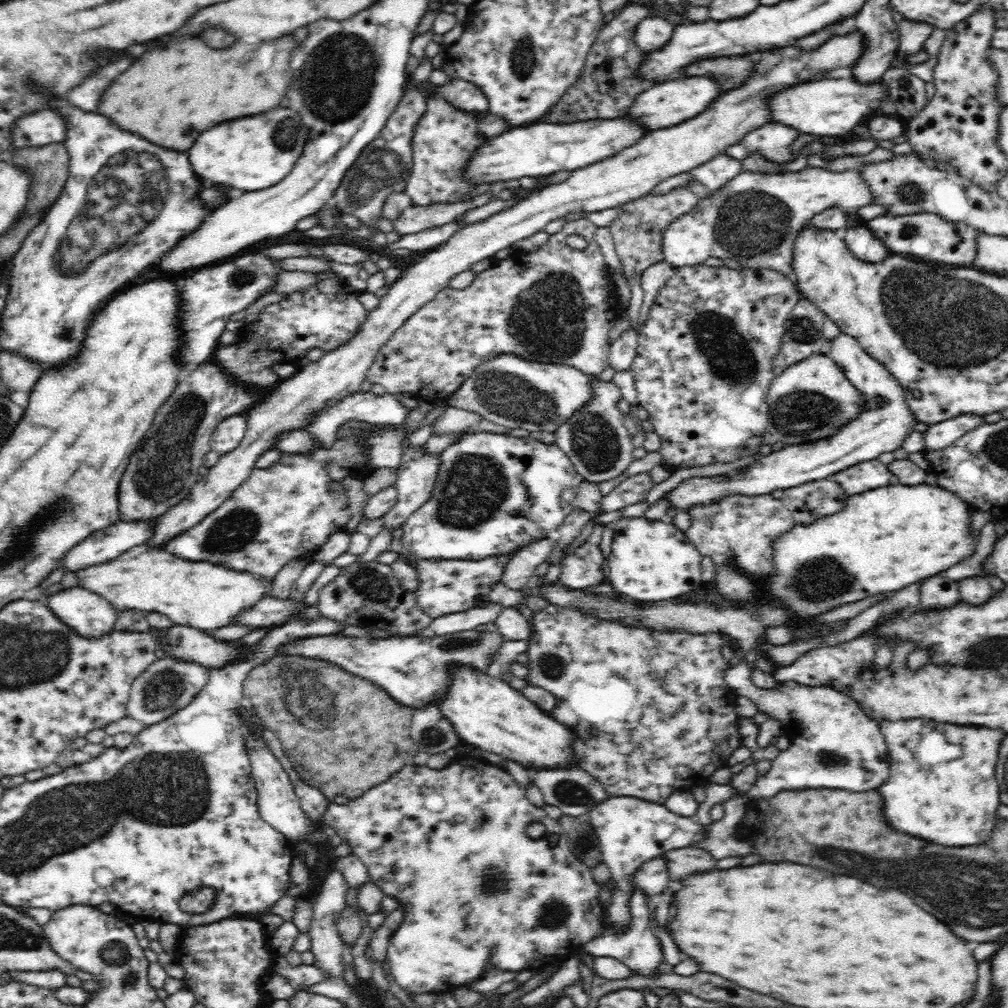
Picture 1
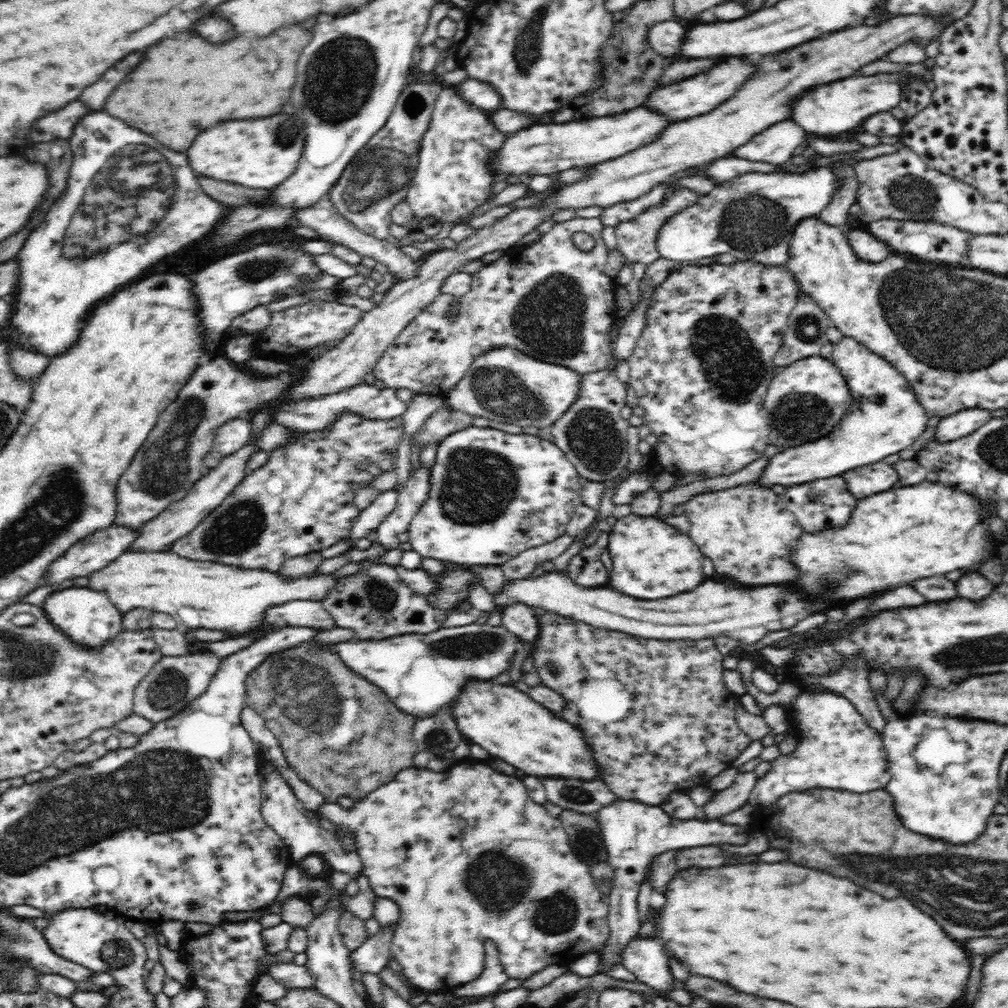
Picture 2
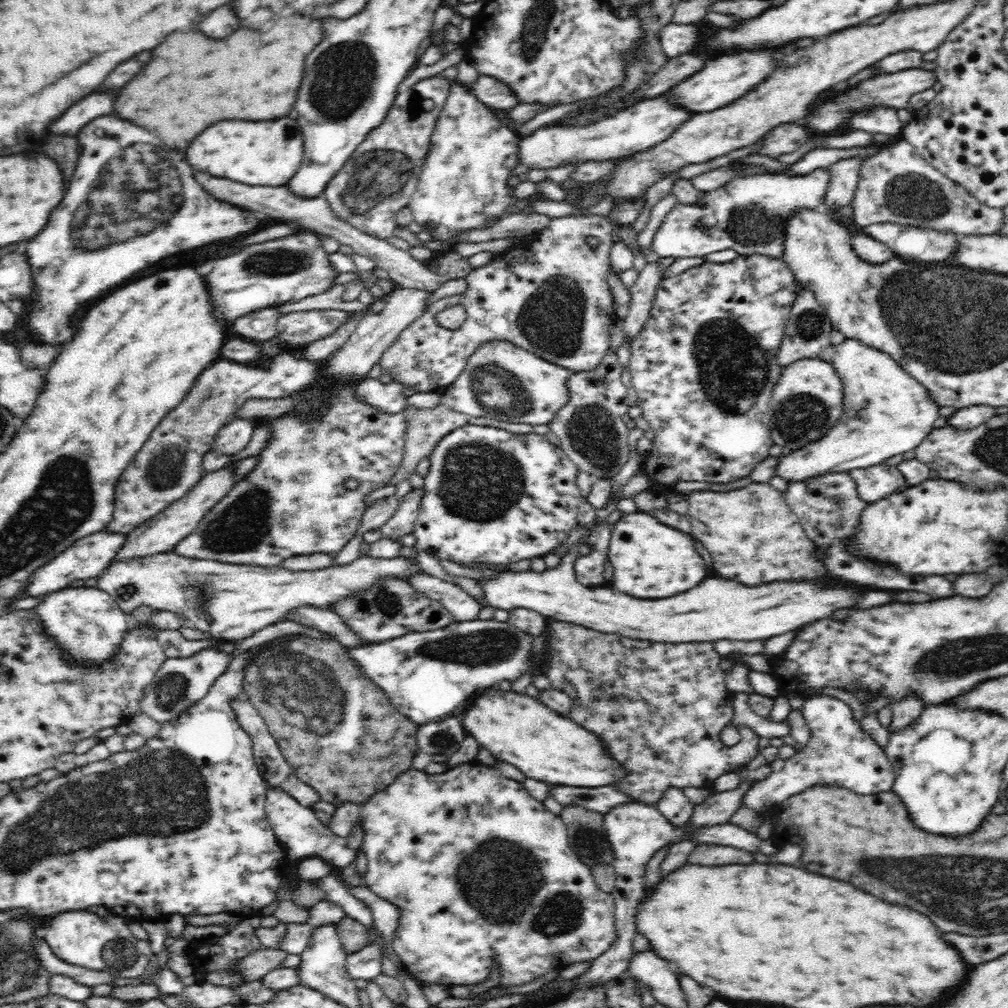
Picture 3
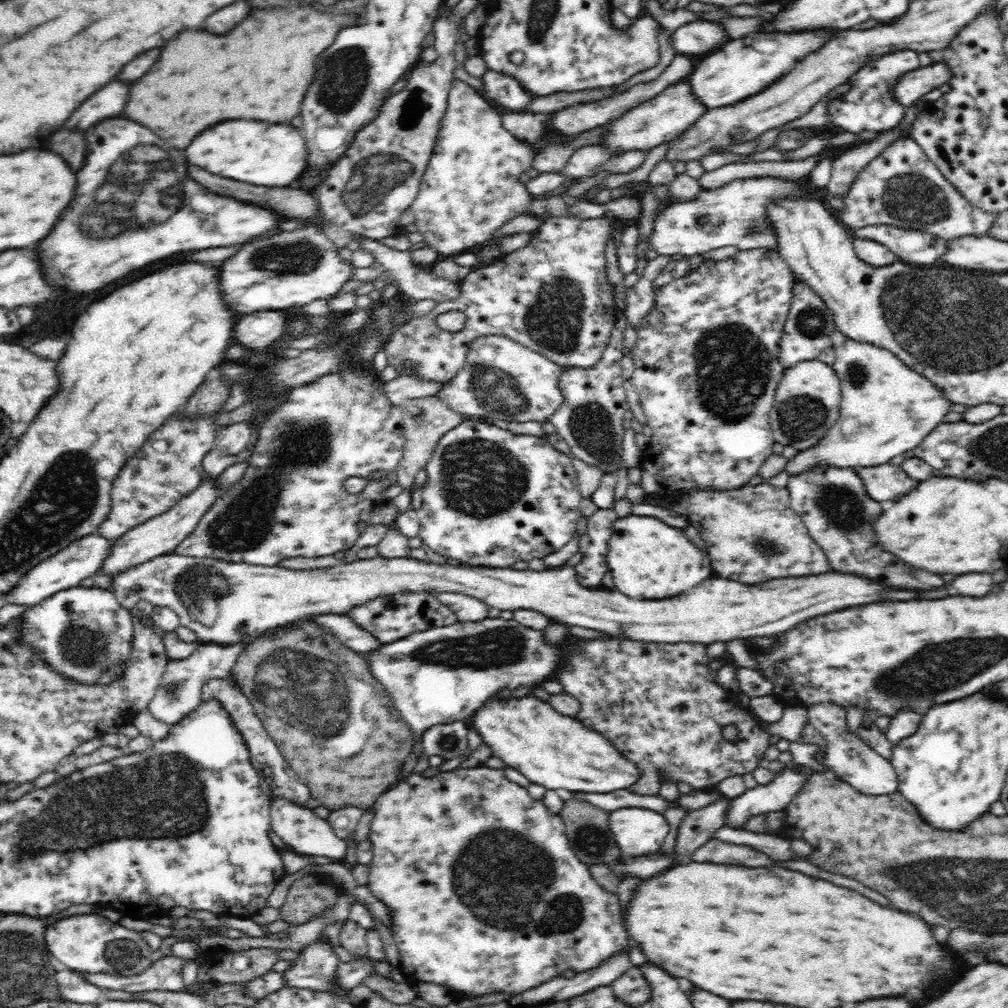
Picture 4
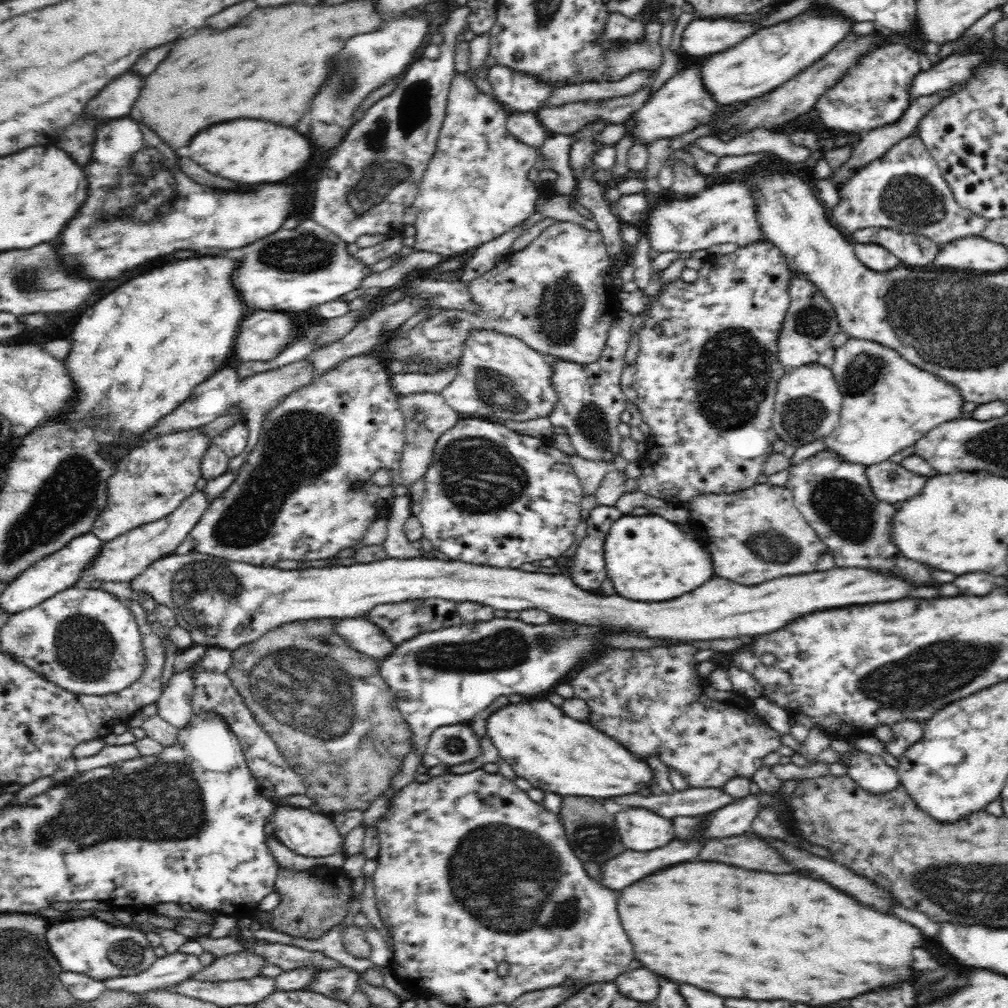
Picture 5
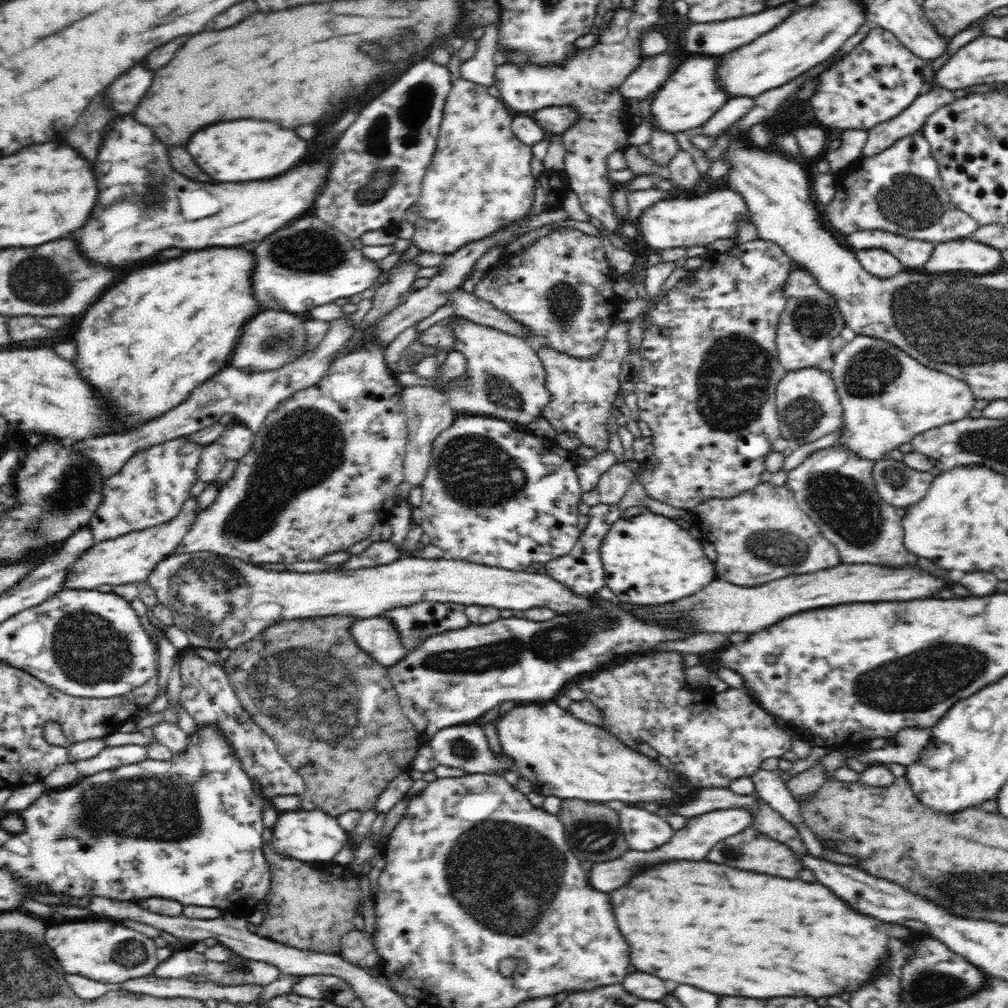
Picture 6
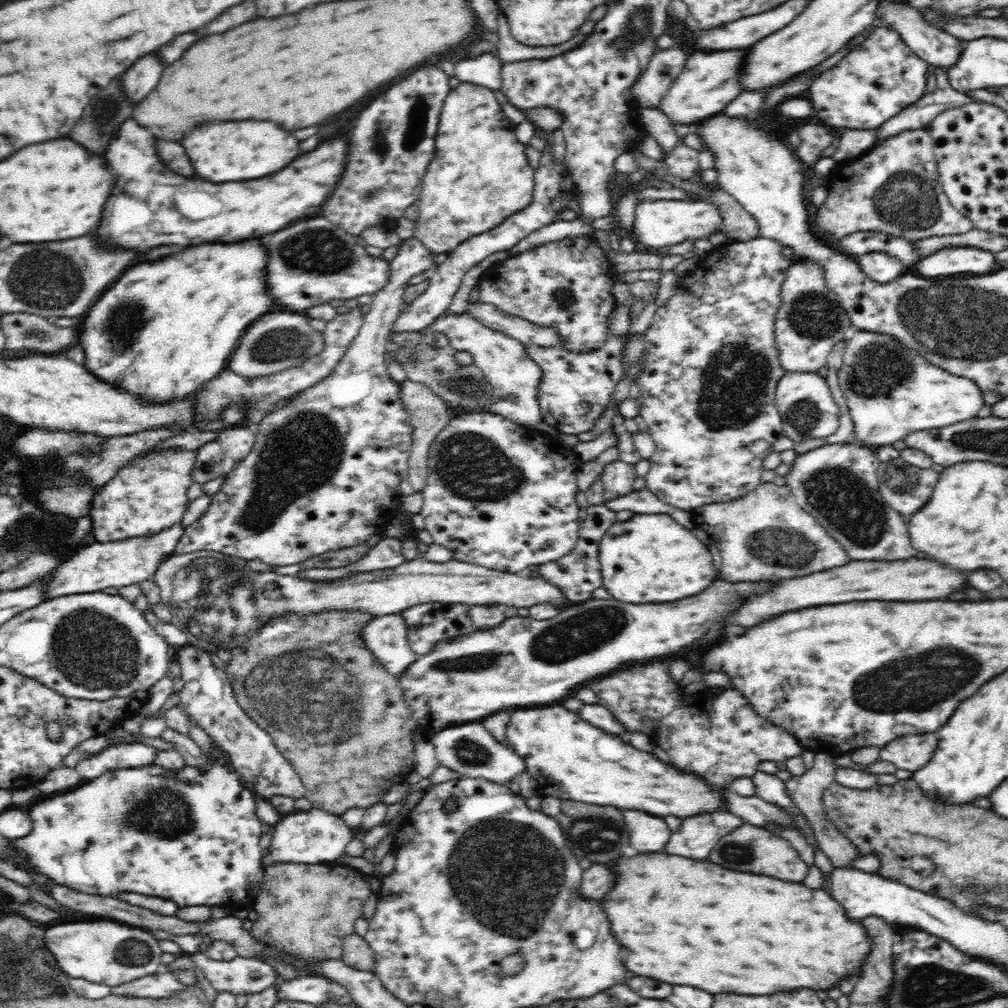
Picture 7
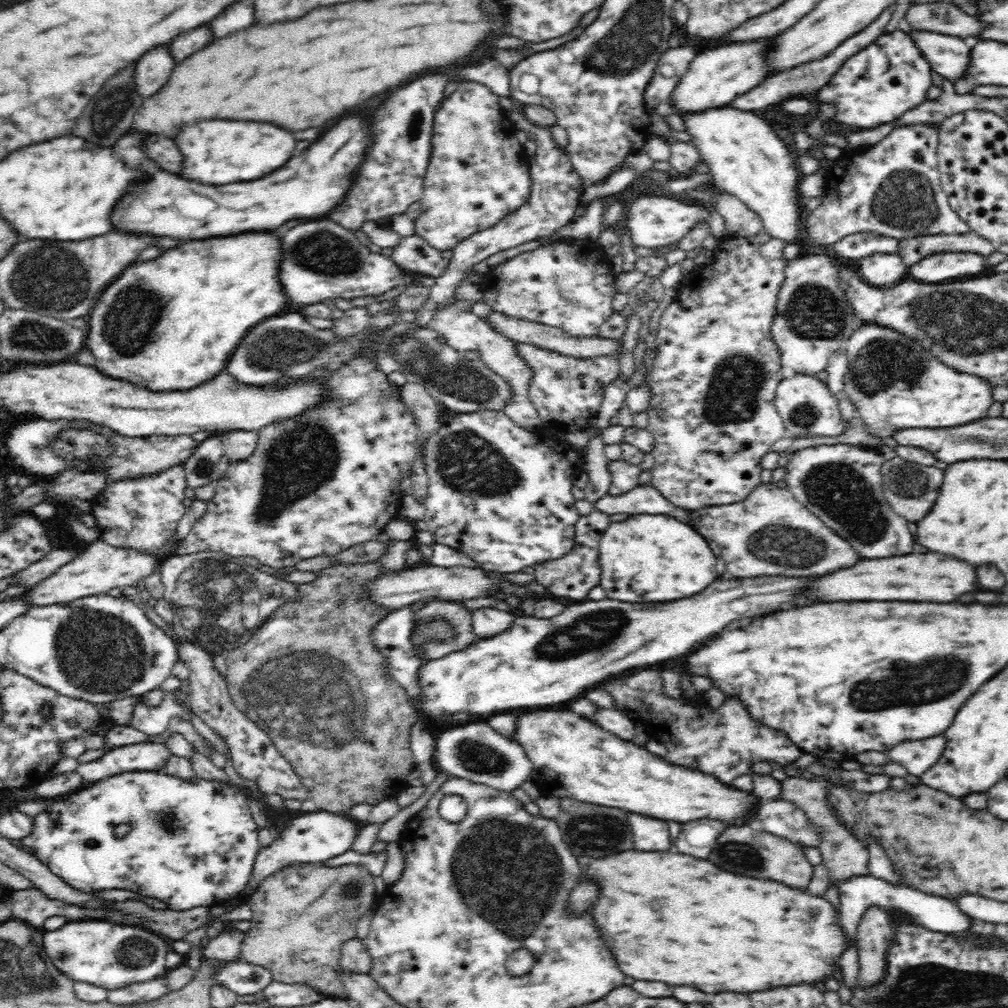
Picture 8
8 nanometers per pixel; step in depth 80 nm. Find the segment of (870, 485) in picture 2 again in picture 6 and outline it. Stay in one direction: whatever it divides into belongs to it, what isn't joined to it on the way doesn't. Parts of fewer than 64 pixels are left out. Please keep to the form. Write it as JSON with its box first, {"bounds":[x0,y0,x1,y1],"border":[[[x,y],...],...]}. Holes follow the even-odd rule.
{"bounds":[873,459,935,509],"border":[[[880,459],[873,468],[877,493],[889,505],[907,509],[920,502],[935,479],[929,471],[920,472],[902,460]]]}

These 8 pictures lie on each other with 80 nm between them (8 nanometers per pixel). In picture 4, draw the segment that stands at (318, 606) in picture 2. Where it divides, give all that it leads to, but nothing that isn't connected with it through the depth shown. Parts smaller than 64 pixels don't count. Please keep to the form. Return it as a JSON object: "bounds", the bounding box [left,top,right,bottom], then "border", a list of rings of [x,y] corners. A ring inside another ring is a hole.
{"bounds":[310,614,386,654],"border":[[[325,614],[310,618],[310,620],[317,622],[320,627],[330,632],[347,648],[360,654],[372,654],[372,652],[386,646],[378,641],[372,635],[372,632],[368,632],[368,630],[362,629],[360,625],[356,625],[349,615]]]}

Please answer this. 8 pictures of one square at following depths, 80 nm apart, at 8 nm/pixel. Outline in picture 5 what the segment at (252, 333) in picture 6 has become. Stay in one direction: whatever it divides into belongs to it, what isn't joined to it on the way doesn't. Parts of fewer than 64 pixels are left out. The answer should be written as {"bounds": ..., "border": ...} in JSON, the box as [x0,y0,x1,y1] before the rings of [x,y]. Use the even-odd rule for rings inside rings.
{"bounds":[232,311,300,366],"border":[[[253,311],[240,323],[239,333],[234,342],[232,358],[238,366],[243,362],[257,361],[270,362],[279,356],[286,348],[300,340],[300,334],[288,313],[280,311]]]}

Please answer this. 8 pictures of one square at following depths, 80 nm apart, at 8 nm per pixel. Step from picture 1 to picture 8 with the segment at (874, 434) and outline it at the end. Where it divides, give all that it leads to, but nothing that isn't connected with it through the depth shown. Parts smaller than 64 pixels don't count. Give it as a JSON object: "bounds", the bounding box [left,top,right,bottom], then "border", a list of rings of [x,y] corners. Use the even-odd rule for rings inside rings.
{"bounds":[843,322,996,438],"border":[[[864,322],[852,334],[849,334],[846,342],[844,342],[843,348],[846,350],[849,362],[849,369],[845,374],[845,393],[847,394],[847,398],[850,399],[851,403],[858,409],[859,416],[864,420],[864,422],[866,422],[866,426],[870,427],[876,435],[880,436],[880,438],[890,436],[890,434],[894,434],[895,431],[901,429],[948,428],[948,426],[962,426],[962,424],[968,424],[968,422],[976,422],[976,420],[980,420],[980,418],[986,418],[986,416],[988,416],[988,408],[990,408],[993,402],[996,401],[992,400],[992,394],[994,392],[992,388],[995,389],[995,387],[991,384],[988,386],[988,382],[986,382],[986,380],[982,380],[982,378],[974,376],[974,374],[958,372],[958,370],[954,370],[954,368],[946,366],[944,362],[940,362],[938,358],[934,358],[926,348],[920,346],[920,342],[915,338],[910,338],[893,328],[880,326],[875,322]]]}

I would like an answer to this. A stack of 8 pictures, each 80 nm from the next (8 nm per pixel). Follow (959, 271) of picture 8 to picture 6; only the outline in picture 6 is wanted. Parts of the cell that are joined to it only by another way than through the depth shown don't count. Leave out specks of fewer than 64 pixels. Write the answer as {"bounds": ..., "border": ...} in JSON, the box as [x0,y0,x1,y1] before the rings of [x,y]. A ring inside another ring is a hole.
{"bounds":[921,239,1005,275],"border":[[[970,239],[935,243],[930,258],[921,268],[926,272],[967,271],[969,274],[985,275],[1005,267],[1000,251]]]}

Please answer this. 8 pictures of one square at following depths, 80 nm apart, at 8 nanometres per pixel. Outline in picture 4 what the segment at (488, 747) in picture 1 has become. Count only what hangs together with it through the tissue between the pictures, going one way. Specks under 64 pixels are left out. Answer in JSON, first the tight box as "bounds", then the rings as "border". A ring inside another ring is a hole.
{"bounds":[469,698,642,792],"border":[[[492,698],[475,712],[476,718],[469,722],[482,735],[482,740],[492,749],[493,756],[498,756],[508,767],[524,774],[530,782],[542,785],[546,790],[570,790],[570,792],[614,792],[626,790],[638,782],[642,772],[636,768],[634,762],[628,762],[616,746],[602,734],[586,728],[578,720],[570,716],[562,716],[556,712],[548,702],[540,698],[520,698],[520,700],[496,700]]]}

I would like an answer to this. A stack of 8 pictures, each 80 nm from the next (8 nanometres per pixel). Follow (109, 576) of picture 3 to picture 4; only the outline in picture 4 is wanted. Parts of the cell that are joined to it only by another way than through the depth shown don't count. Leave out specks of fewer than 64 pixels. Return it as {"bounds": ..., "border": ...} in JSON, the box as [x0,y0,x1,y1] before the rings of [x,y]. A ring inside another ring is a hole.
{"bounds":[111,552,892,646],"border":[[[174,552],[168,553],[167,555],[162,555],[156,558],[153,558],[151,561],[143,562],[141,565],[132,568],[132,570],[128,569],[123,573],[120,573],[117,577],[114,577],[114,584],[113,589],[111,590],[116,598],[117,601],[124,607],[127,608],[129,611],[135,613],[135,606],[136,602],[139,600],[145,600],[151,602],[155,607],[156,606],[164,606],[173,610],[174,612],[178,612],[179,618],[182,618],[182,624],[186,627],[188,624],[188,629],[196,632],[197,642],[200,644],[208,644],[208,643],[215,643],[218,645],[224,646],[232,646],[234,644],[240,643],[252,643],[255,642],[256,639],[266,635],[268,631],[274,629],[276,630],[278,627],[282,628],[283,626],[290,626],[292,623],[296,623],[298,621],[310,620],[310,618],[319,617],[320,615],[325,614],[332,614],[332,615],[348,615],[351,613],[352,609],[363,605],[364,603],[370,602],[375,598],[380,597],[394,597],[395,594],[400,593],[456,593],[462,594],[470,597],[474,597],[478,600],[482,600],[484,604],[488,605],[489,608],[498,608],[498,610],[512,610],[519,611],[522,608],[526,608],[526,610],[535,610],[545,614],[546,616],[550,617],[553,622],[561,622],[564,625],[572,625],[578,626],[586,629],[592,630],[600,630],[600,632],[608,632],[608,634],[612,634],[612,636],[624,636],[624,638],[632,638],[632,641],[640,641],[644,640],[644,642],[670,642],[670,644],[676,644],[676,642],[696,642],[696,644],[706,644],[706,646],[713,644],[714,642],[726,642],[726,640],[734,640],[734,638],[754,638],[754,636],[776,636],[776,634],[782,634],[782,632],[786,632],[786,630],[790,630],[790,628],[794,628],[794,626],[798,626],[800,622],[804,622],[804,620],[808,620],[808,618],[814,618],[814,616],[824,616],[824,614],[830,614],[830,612],[836,612],[836,610],[844,610],[844,608],[850,608],[850,606],[860,606],[860,604],[868,604],[868,602],[878,602],[878,600],[882,600],[882,596],[886,594],[886,592],[890,592],[892,588],[890,586],[882,586],[882,584],[876,584],[876,582],[872,582],[872,580],[868,580],[868,578],[862,578],[862,576],[856,576],[856,574],[842,574],[842,572],[826,572],[826,574],[816,574],[816,576],[808,576],[808,578],[780,578],[780,580],[772,580],[772,582],[762,582],[762,584],[756,584],[756,586],[744,586],[744,584],[740,584],[740,582],[732,582],[732,580],[724,580],[724,578],[710,578],[708,582],[702,582],[700,586],[696,586],[694,590],[690,590],[690,592],[686,592],[686,594],[680,594],[680,596],[676,596],[676,598],[668,598],[668,600],[654,600],[654,602],[644,602],[644,600],[634,600],[634,598],[628,598],[628,596],[624,596],[624,594],[620,594],[620,592],[604,592],[604,590],[598,590],[598,588],[588,588],[582,586],[578,579],[576,578],[576,571],[575,567],[562,567],[561,569],[544,569],[541,571],[535,570],[517,570],[513,569],[512,567],[508,567],[506,569],[493,569],[492,567],[482,567],[482,566],[474,566],[474,565],[466,565],[466,564],[459,564],[459,565],[450,565],[450,563],[443,563],[437,564],[433,563],[429,560],[418,560],[416,558],[402,557],[402,558],[384,558],[384,557],[376,557],[374,559],[359,559],[352,563],[344,563],[339,562],[337,565],[327,568],[315,568],[315,569],[307,569],[307,570],[292,570],[287,569],[284,567],[276,566],[260,566],[260,565],[249,565],[245,562],[226,562],[216,558],[200,558],[194,556],[182,556],[180,554],[176,554]],[[192,566],[212,566],[212,568],[216,568],[226,580],[228,580],[228,584],[230,584],[230,588],[232,588],[232,592],[230,592],[230,596],[226,596],[226,598],[220,598],[218,600],[218,608],[220,608],[220,616],[218,616],[218,620],[216,620],[216,624],[212,626],[212,628],[206,628],[206,626],[190,626],[190,620],[186,622],[186,618],[188,618],[188,614],[184,612],[184,604],[182,604],[182,600],[178,598],[178,592],[176,592],[176,580],[178,580],[178,576],[180,574],[184,574],[184,572],[188,572]]]}

